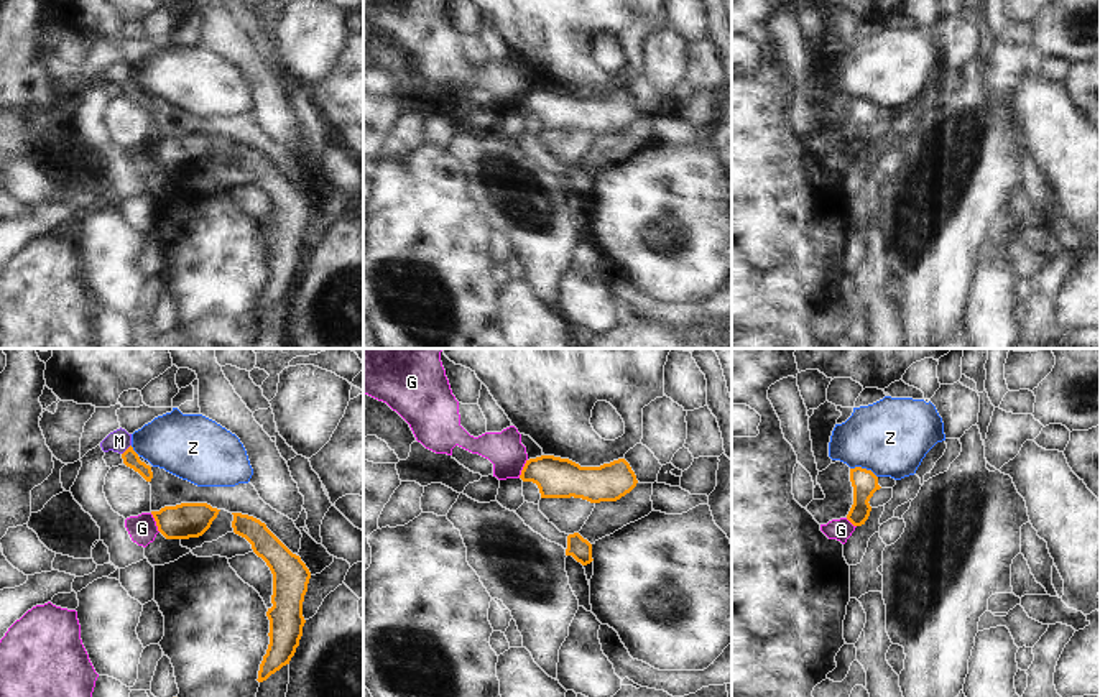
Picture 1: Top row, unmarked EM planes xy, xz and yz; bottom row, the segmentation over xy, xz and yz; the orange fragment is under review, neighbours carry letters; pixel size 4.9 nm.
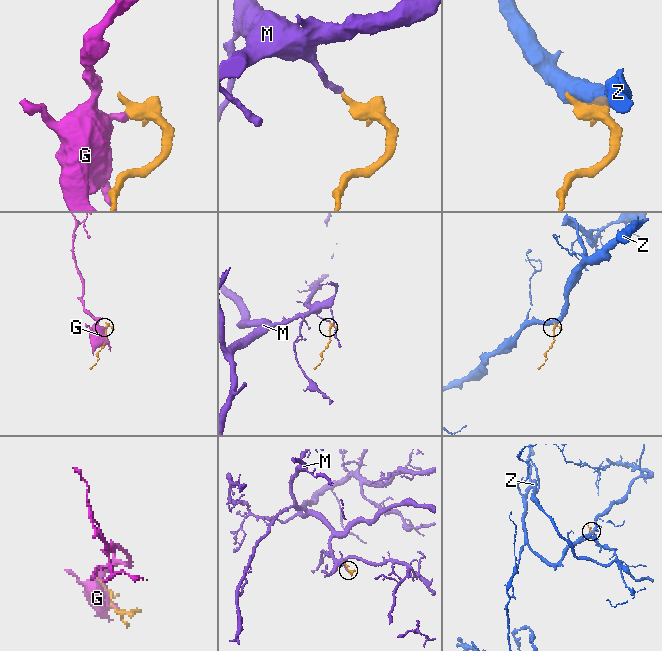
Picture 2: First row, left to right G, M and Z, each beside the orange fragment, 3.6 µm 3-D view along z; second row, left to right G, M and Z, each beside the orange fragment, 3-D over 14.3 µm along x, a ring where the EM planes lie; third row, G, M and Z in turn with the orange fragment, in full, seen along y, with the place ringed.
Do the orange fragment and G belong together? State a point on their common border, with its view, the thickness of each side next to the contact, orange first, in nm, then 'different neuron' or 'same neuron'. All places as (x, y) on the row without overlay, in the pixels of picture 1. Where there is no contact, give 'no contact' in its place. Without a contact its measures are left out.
meets orange in xy at (157, 155); 180 nm thick on the orange side, 140 nm on the other; different neuron

